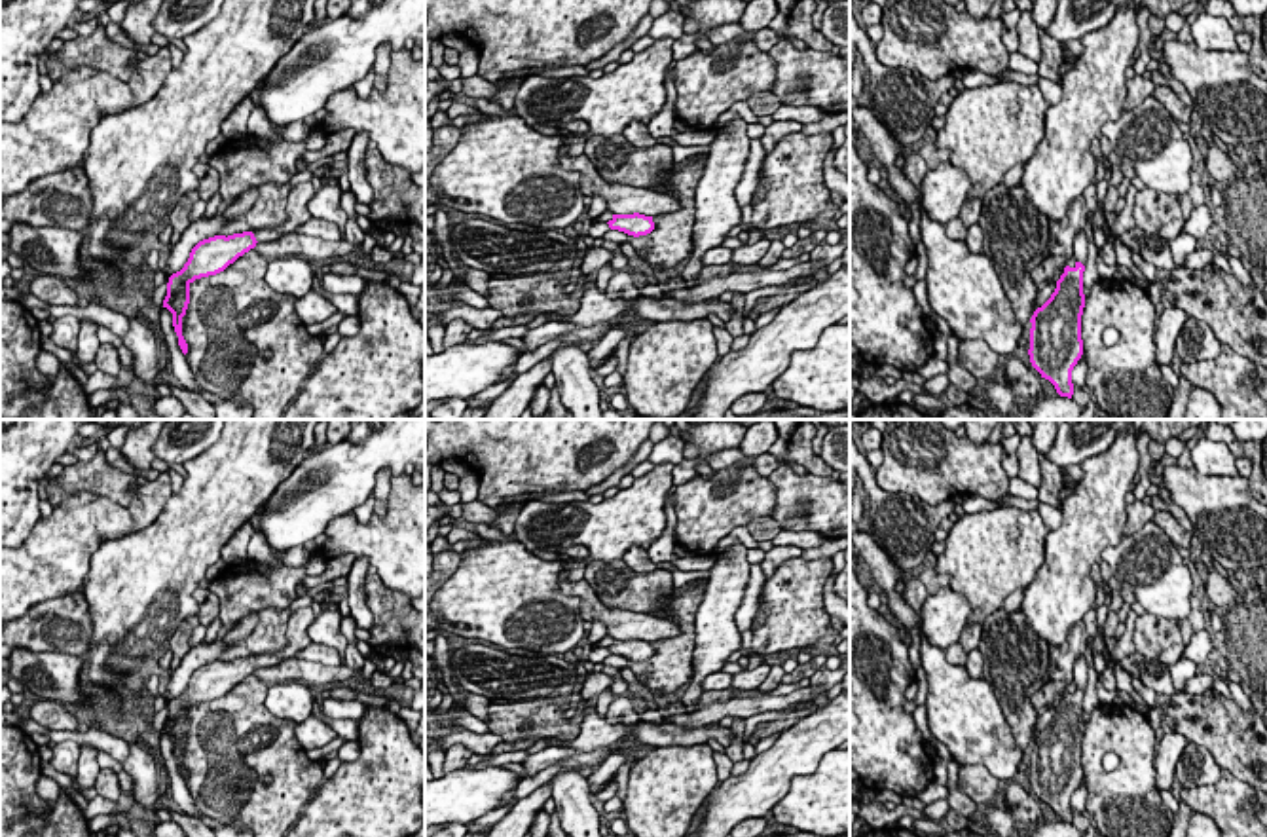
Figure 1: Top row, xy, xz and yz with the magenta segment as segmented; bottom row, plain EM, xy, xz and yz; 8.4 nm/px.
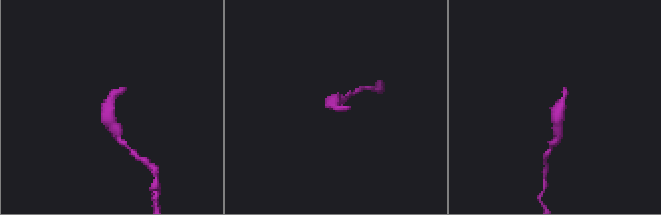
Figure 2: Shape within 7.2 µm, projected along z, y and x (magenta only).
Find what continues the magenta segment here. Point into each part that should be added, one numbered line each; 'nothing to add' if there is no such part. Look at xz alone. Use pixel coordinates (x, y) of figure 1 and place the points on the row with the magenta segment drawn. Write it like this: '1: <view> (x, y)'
nothing to add

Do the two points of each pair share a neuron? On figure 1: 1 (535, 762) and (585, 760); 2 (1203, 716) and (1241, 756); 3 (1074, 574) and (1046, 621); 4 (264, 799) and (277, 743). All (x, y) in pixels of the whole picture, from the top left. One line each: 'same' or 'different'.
1: same
2: same
3: same
4: same

